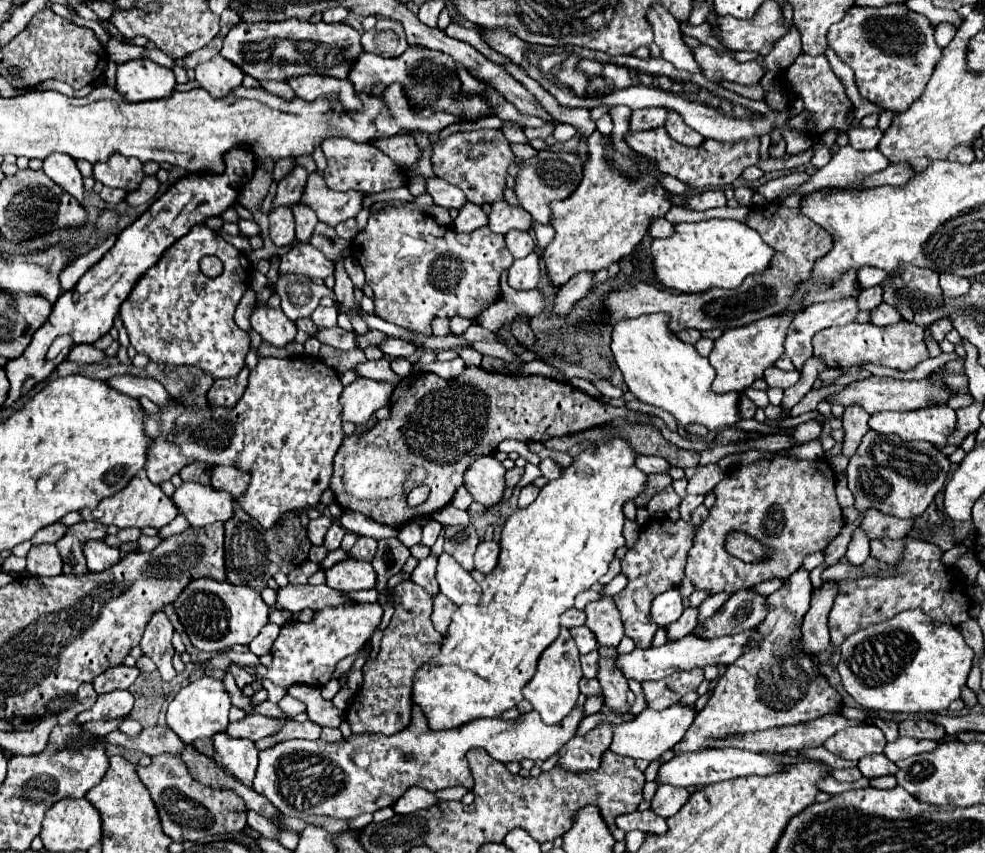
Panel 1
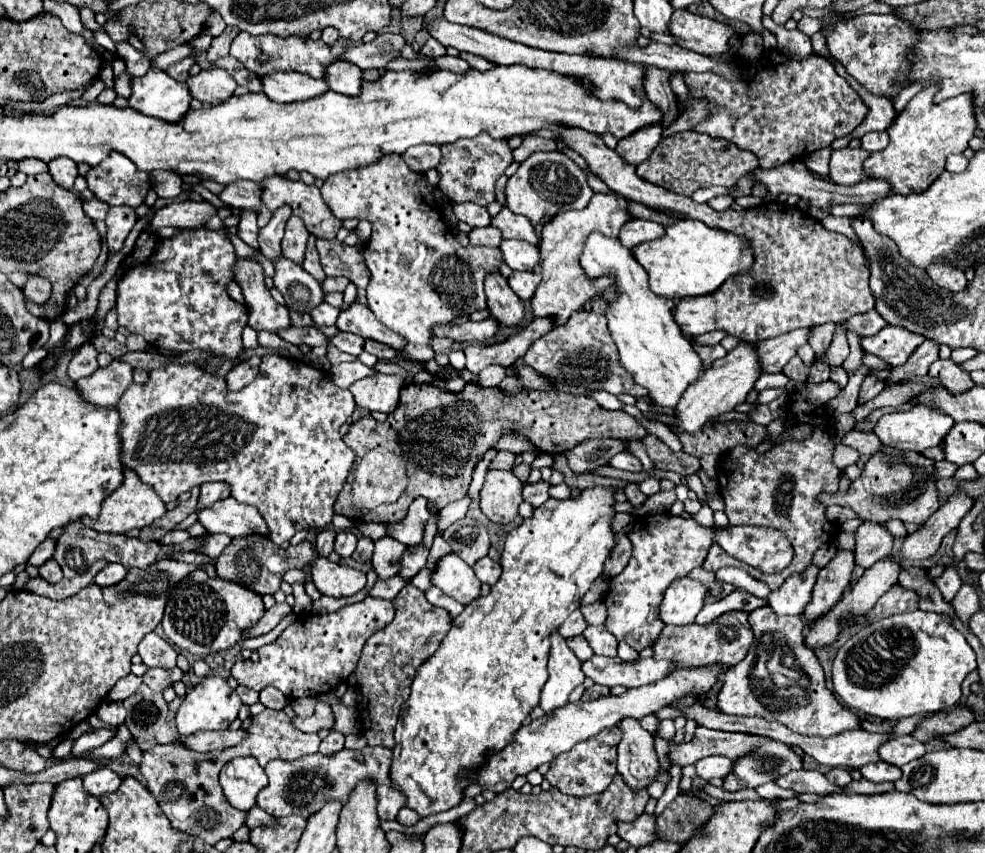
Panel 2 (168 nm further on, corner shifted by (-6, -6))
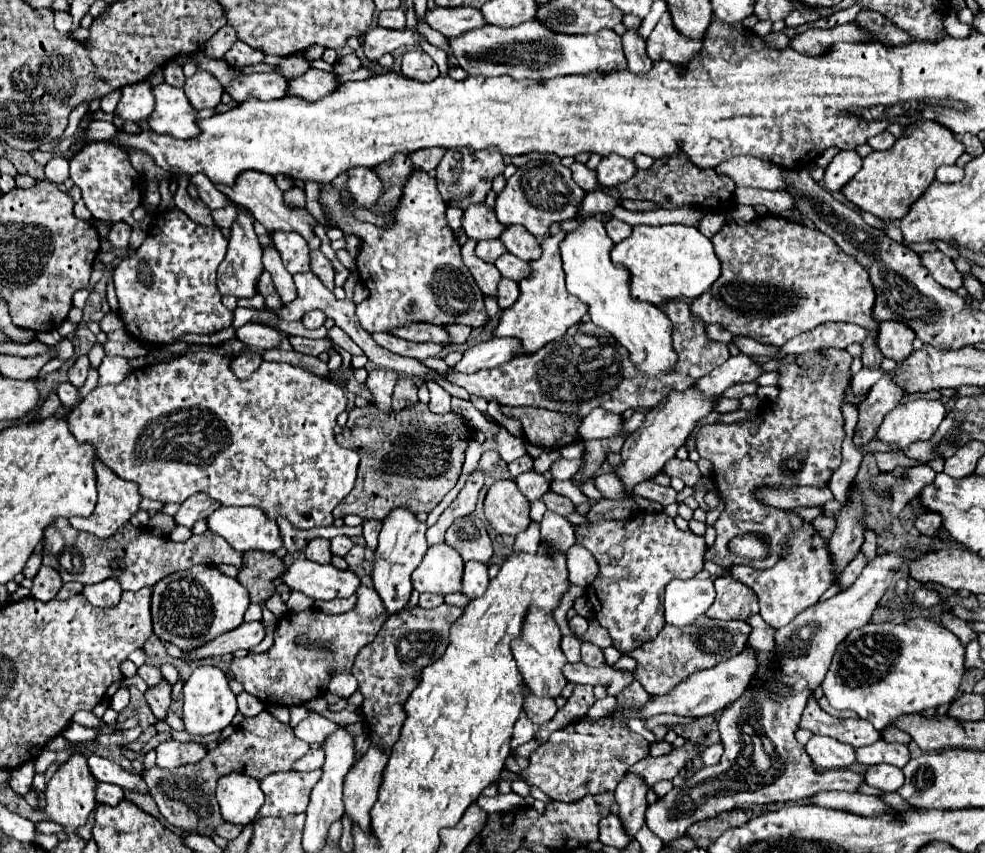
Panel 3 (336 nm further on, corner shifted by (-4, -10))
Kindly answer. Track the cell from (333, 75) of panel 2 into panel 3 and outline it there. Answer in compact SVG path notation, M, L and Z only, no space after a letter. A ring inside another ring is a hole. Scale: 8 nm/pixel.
M309 69L303 77L297 77L289 83L289 95L297 95L307 101L319 101L321 97L327 97L329 93L333 93L337 85L339 81L335 73Z

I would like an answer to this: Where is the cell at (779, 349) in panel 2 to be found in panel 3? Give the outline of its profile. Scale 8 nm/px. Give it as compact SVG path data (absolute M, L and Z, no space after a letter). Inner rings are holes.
M739 353L737 357L729 357L723 365L701 377L695 385L707 395L707 397L717 397L725 389L737 385L737 383L747 383L755 381L763 373L763 365L755 361L747 353Z

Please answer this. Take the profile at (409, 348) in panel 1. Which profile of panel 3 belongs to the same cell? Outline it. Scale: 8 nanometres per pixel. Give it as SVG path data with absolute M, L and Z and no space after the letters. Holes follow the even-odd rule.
M337 325L333 327L333 329L329 329L329 333L327 333L327 337L331 339L331 341L335 341L341 349L345 349L345 351L349 351L351 355L363 355L363 349L343 331L343 329L337 329Z

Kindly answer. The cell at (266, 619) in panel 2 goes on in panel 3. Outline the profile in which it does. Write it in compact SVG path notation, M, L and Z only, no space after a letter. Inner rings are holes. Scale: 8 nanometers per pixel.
M251 621L251 623L241 623L237 629L223 633L221 637L215 637L211 643L189 651L189 655L185 659L207 659L207 657L215 657L215 655L229 655L237 649L251 649L255 645L259 645L265 639L265 627L261 621Z

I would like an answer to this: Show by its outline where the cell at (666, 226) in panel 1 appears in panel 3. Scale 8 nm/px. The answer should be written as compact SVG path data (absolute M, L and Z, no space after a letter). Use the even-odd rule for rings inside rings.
M611 219L605 223L605 229L607 229L607 235L615 241L615 243L621 243L623 239L627 239L631 233L633 233L633 227L627 225L625 221L619 221L619 219Z

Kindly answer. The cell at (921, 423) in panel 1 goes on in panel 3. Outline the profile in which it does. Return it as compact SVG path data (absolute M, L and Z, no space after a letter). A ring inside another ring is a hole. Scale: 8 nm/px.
M919 399L901 403L885 415L875 439L889 443L893 445L893 451L903 453L915 441L929 441L943 419L945 407L941 401Z

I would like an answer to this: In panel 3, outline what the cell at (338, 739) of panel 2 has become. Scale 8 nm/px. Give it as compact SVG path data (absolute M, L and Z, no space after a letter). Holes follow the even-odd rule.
M315 747L315 749L311 749L305 757L301 757L301 759L293 765L293 769L295 769L295 771L313 771L313 769L319 769L319 767L323 765L323 761L325 761L323 749L321 749L321 747Z

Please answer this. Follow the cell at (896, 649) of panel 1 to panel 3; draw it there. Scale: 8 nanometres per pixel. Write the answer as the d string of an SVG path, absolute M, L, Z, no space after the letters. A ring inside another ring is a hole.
M917 617L903 625L867 623L839 645L821 689L831 707L855 711L877 731L883 731L901 715L949 705L965 671L965 647L959 637L931 617Z

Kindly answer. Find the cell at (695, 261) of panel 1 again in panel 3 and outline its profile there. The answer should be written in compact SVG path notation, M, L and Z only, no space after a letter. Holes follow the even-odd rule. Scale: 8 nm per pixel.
M635 225L631 237L617 243L611 251L613 263L623 263L631 271L631 295L637 301L661 305L671 299L695 299L709 291L721 275L721 261L713 251L711 239L689 225Z

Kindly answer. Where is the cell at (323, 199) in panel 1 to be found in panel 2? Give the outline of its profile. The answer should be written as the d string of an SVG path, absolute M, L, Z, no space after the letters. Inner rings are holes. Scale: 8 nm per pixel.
M283 175L267 177L259 185L261 185L261 201L271 213L275 213L283 205L289 205L293 209L293 215L301 217L305 221L307 231L311 235L315 235L317 239L333 239L337 235L337 231L341 229L341 221L333 217L333 213L327 209L327 205L323 205L323 197L315 185L305 185L303 181L291 181Z

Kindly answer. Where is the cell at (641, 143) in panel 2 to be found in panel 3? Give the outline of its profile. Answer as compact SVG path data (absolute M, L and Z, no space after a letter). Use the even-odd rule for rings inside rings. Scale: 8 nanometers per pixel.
M611 153L609 157L603 157L599 167L597 167L599 183L605 185L605 187L617 187L619 183L633 177L633 173L637 173L635 161L617 157L615 153Z

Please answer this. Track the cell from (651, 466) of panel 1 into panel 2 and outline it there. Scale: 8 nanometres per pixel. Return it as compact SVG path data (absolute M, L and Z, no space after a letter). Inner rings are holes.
M623 451L623 453L619 453L619 455L615 455L611 461L609 461L609 465L613 465L615 469L623 469L623 471L633 471L633 473L637 473L639 469L641 469L641 463L631 455L631 453L627 453L627 451Z

